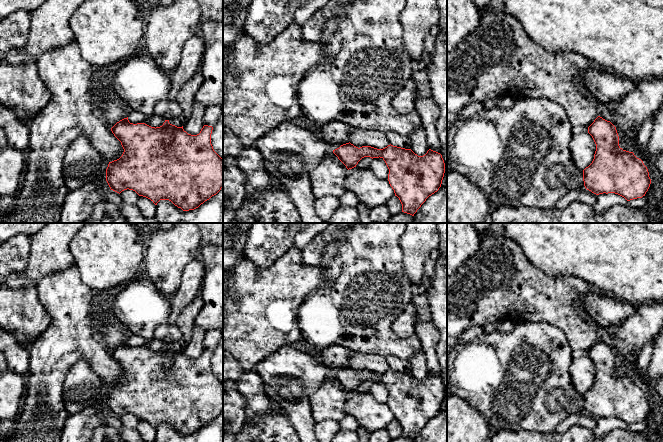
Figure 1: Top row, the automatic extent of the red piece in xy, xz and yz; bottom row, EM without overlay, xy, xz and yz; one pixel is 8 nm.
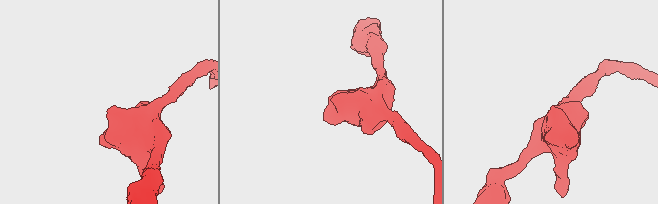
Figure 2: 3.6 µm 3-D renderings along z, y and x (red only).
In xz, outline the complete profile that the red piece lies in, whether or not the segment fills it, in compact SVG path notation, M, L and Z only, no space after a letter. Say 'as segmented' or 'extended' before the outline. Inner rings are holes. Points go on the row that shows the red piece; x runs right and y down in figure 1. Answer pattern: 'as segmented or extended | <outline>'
as segmented | M349 142L333 150L333 153L348 170L356 167L358 162L364 157L370 157L372 159L382 158L389 169L389 184L394 190L395 196L399 198L402 204L402 212L412 216L414 216L429 196L439 190L445 173L445 163L442 155L431 149L425 155L418 156L411 149L405 149L391 144L383 149L377 149L371 146L358 148Z

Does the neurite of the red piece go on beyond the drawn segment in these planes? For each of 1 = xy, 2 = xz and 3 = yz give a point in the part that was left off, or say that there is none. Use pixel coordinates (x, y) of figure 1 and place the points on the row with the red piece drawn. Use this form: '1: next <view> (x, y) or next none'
1: next none
2: next none
3: next none

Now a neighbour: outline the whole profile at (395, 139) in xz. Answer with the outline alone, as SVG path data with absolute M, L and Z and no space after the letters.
M396 132L386 133L389 143L393 146L410 149L410 140L408 137L405 137Z

